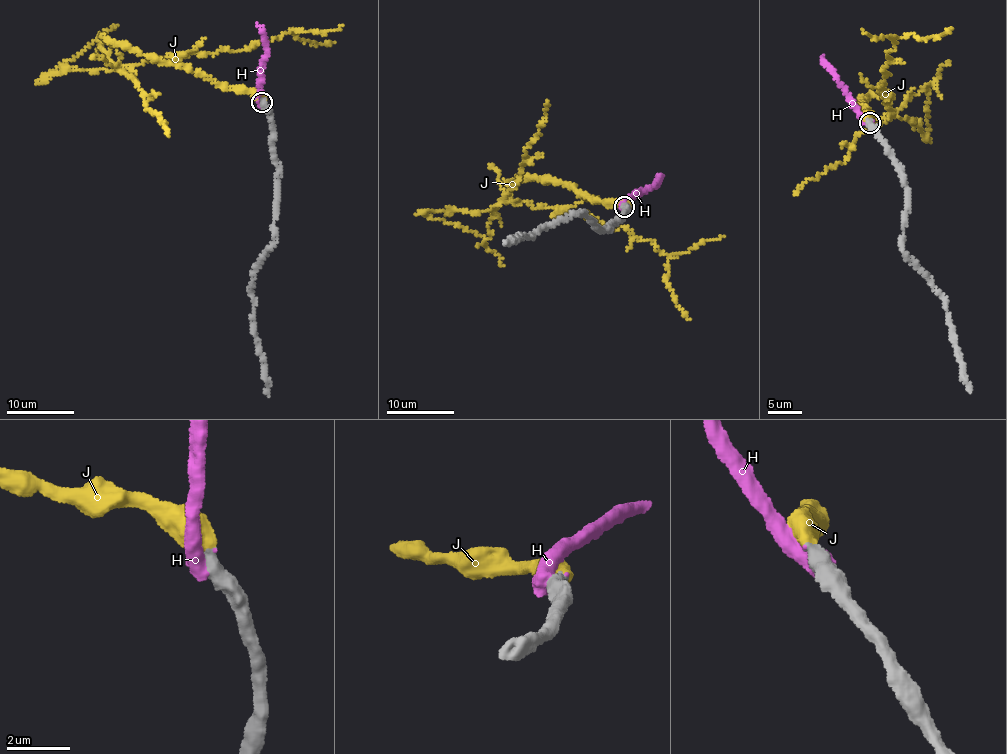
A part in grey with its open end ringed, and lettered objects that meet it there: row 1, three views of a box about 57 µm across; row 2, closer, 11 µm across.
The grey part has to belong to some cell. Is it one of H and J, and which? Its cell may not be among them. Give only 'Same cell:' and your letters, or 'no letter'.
Same cell: H

